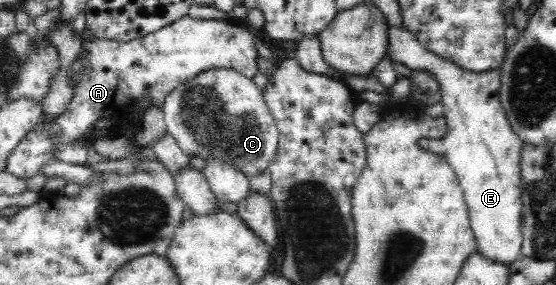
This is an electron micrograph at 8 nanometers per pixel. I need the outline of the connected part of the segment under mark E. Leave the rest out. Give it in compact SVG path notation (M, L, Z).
M388 24L388 52L387 56L392 64L402 63L411 71L428 71L438 81L443 104L443 115L446 118L447 131L440 138L422 138L420 146L434 154L442 156L455 171L459 181L465 203L469 212L469 221L475 236L477 252L493 264L503 264L509 268L522 255L522 201L521 201L521 152L524 143L510 128L505 110L499 99L500 70L490 69L486 72L472 72L460 68L434 52L426 51L419 40L404 28Z

